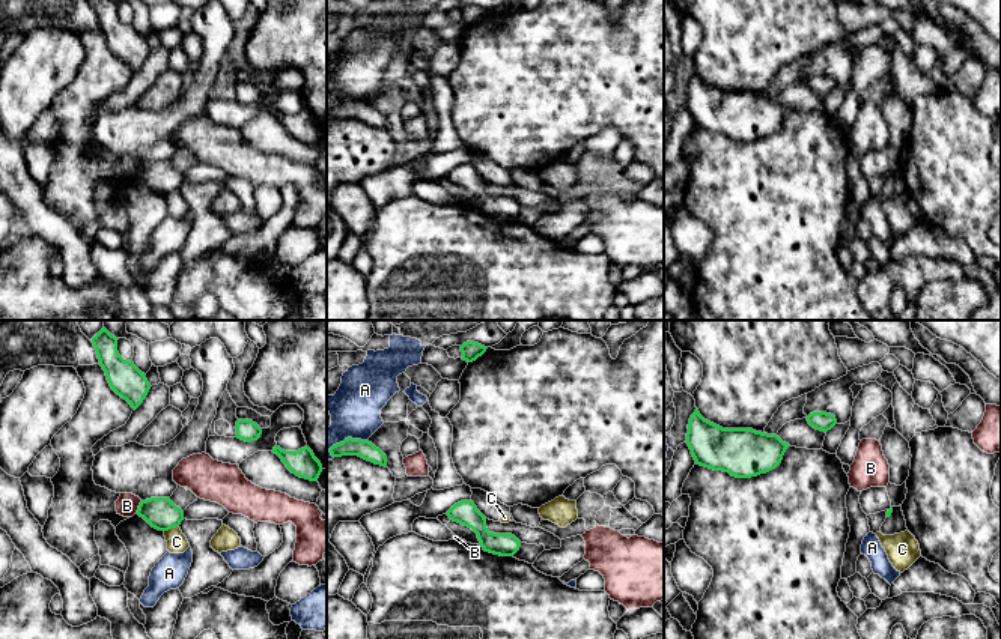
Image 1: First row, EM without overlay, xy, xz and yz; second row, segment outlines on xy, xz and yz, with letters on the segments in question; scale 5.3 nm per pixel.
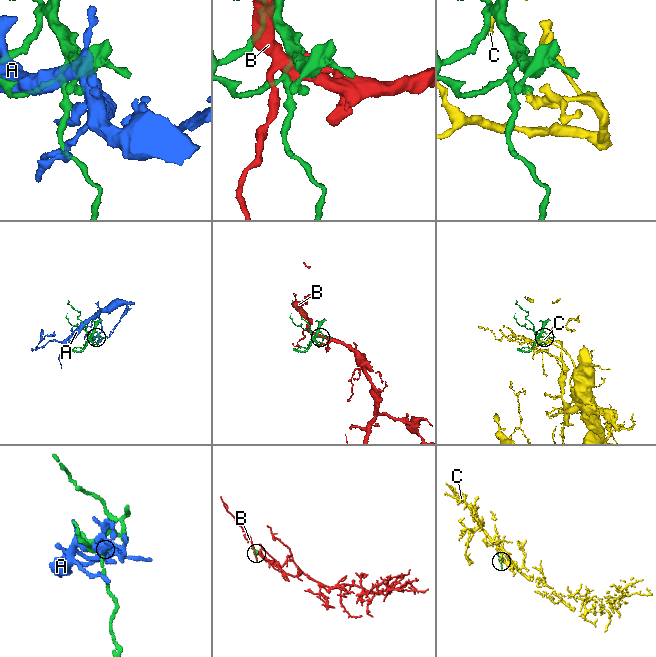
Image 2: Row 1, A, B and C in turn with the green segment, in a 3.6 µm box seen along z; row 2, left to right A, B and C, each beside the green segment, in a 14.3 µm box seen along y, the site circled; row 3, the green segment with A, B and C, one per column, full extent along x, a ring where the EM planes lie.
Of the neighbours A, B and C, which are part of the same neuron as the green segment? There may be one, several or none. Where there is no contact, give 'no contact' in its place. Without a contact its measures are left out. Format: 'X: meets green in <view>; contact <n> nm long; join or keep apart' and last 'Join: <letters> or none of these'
A: meets green in xz; contact 220 nm long; keep apart
B: meets green in xy; contact 70 nm long; keep apart
C: meets green in xy; contact 90 nm long; keep apart
Join: none of these

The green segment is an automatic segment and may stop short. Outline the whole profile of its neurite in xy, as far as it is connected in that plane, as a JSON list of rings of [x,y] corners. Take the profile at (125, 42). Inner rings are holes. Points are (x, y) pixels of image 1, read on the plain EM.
[[[93,0],[92,6],[111,53],[135,74],[146,62],[151,47],[132,24],[119,18],[117,3],[116,0]]]

